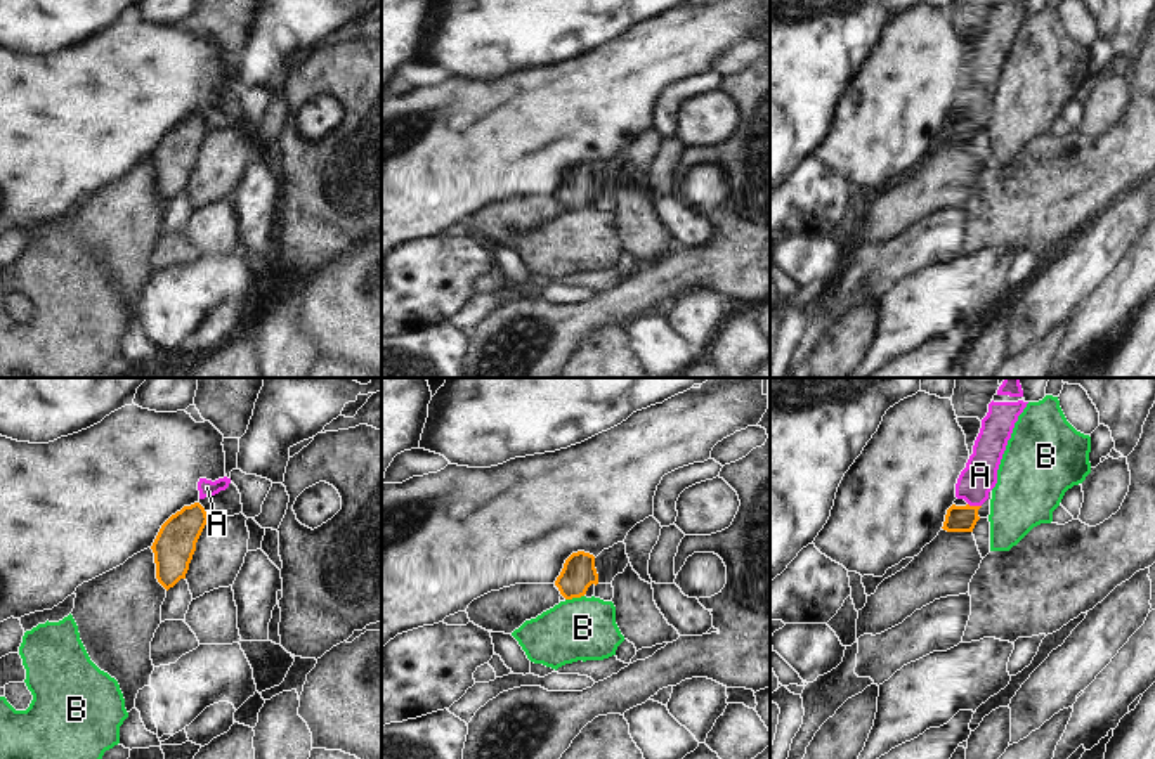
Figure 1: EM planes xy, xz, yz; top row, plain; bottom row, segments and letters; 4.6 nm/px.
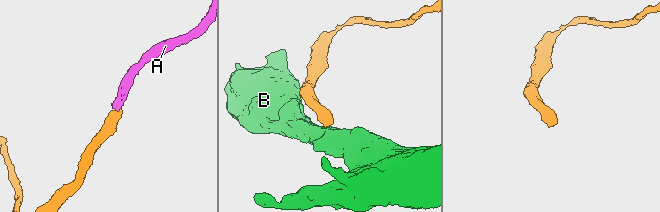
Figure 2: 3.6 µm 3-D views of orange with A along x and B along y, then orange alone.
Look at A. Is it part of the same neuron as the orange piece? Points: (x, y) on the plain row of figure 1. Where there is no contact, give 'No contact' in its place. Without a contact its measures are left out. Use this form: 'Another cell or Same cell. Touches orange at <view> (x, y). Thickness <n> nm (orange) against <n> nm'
Same cell. Touches orange at yz (975, 118). Thickness 130 nm (orange) against 160 nm.

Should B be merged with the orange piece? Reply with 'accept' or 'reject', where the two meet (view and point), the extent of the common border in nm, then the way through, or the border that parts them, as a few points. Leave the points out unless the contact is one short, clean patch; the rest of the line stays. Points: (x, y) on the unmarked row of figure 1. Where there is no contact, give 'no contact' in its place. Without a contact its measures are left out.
reject; contact xz (574, 208); length 90 nm; border xz (583, 207), (566, 212)

